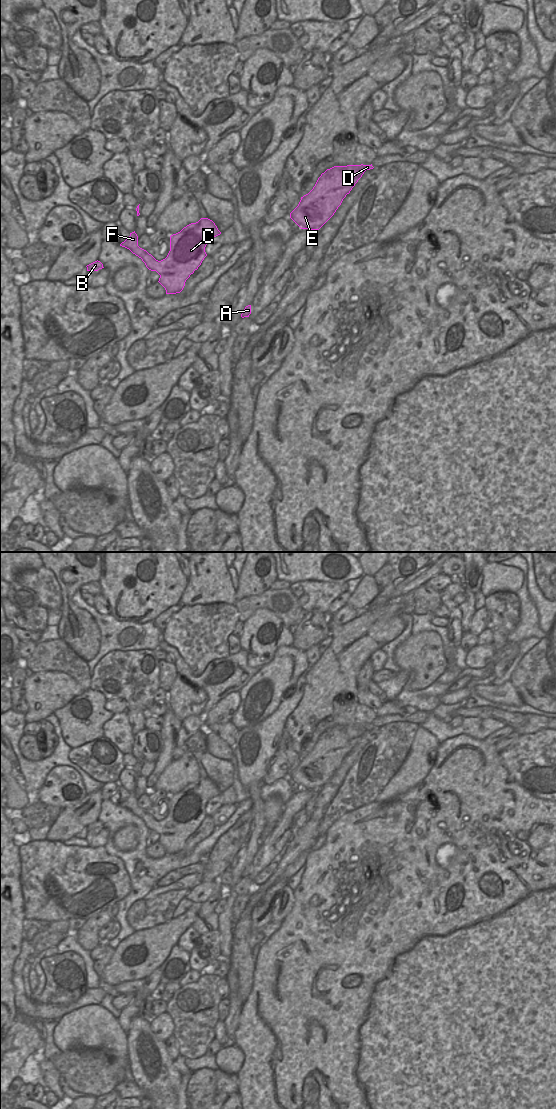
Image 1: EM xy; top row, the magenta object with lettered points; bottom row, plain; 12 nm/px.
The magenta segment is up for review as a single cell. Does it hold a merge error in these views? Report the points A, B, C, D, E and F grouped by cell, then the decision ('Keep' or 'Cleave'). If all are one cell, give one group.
Groups: A B C D E F. Keep

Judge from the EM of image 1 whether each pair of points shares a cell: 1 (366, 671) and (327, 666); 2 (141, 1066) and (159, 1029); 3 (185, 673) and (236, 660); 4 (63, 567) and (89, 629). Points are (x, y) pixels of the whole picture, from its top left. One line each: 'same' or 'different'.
1: different
2: different
3: same
4: same

